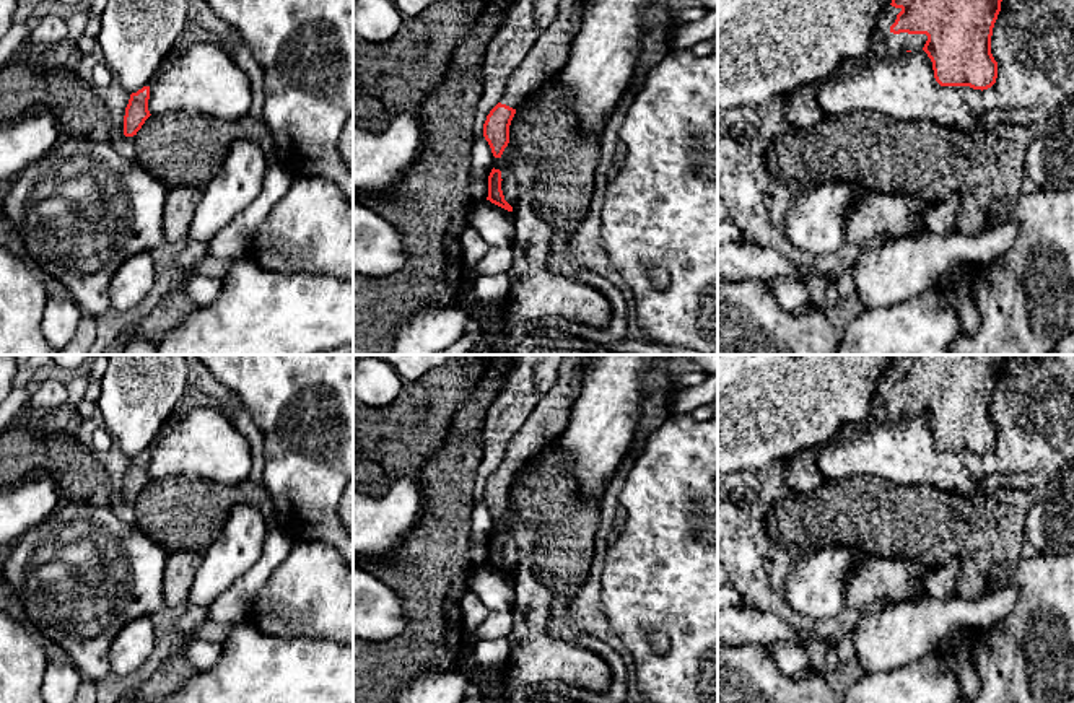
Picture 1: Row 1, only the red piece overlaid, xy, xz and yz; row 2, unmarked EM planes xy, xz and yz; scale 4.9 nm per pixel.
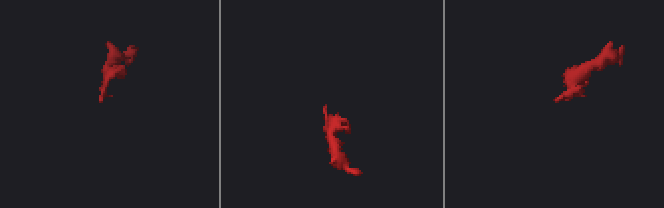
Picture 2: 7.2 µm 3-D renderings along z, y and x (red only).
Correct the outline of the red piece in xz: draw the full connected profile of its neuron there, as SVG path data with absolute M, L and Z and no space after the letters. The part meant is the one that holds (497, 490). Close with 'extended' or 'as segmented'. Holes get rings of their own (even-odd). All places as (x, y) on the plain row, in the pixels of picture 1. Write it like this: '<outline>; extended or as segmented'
M565 355L557 382L508 443L500 467L487 480L483 501L495 522L501 522L509 508L509 490L517 470L565 430L573 404L581 392L581 381L581 356Z; extended

